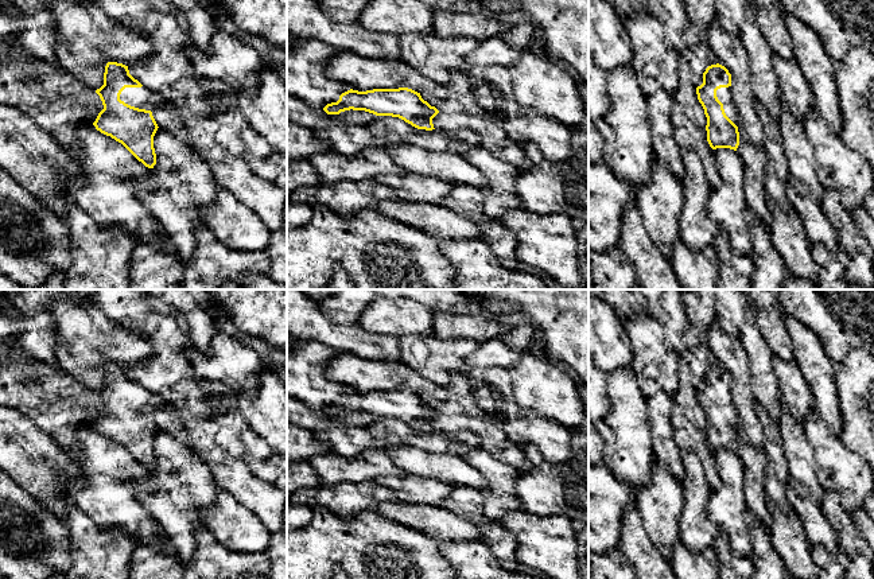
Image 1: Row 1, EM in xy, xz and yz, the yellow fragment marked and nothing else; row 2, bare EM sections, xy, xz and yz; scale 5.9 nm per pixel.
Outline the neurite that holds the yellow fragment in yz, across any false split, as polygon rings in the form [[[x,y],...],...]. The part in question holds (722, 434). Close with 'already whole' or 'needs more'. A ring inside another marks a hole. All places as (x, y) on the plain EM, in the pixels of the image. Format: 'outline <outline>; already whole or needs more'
outline [[[716,365],[703,374],[703,385],[696,389],[698,401],[707,419],[707,443],[712,451],[739,447],[738,412],[731,396],[731,376]]]; needs more

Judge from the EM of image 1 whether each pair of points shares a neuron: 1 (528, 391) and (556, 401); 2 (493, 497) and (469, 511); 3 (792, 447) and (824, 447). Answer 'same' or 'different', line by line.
1: same
2: different
3: different

